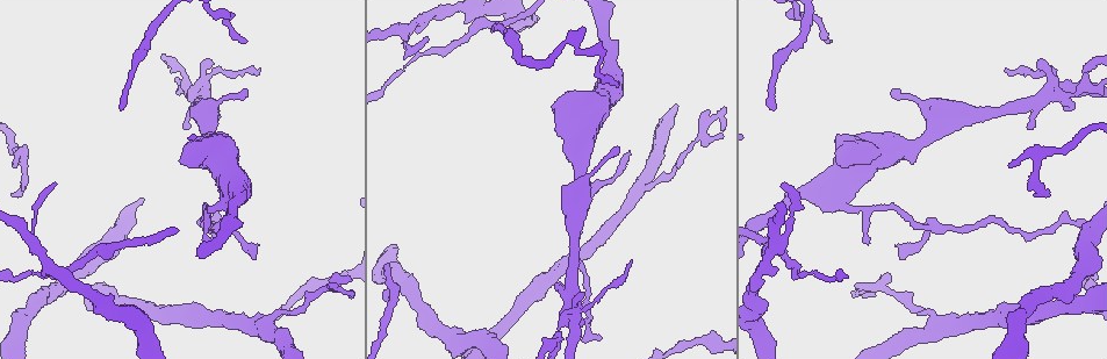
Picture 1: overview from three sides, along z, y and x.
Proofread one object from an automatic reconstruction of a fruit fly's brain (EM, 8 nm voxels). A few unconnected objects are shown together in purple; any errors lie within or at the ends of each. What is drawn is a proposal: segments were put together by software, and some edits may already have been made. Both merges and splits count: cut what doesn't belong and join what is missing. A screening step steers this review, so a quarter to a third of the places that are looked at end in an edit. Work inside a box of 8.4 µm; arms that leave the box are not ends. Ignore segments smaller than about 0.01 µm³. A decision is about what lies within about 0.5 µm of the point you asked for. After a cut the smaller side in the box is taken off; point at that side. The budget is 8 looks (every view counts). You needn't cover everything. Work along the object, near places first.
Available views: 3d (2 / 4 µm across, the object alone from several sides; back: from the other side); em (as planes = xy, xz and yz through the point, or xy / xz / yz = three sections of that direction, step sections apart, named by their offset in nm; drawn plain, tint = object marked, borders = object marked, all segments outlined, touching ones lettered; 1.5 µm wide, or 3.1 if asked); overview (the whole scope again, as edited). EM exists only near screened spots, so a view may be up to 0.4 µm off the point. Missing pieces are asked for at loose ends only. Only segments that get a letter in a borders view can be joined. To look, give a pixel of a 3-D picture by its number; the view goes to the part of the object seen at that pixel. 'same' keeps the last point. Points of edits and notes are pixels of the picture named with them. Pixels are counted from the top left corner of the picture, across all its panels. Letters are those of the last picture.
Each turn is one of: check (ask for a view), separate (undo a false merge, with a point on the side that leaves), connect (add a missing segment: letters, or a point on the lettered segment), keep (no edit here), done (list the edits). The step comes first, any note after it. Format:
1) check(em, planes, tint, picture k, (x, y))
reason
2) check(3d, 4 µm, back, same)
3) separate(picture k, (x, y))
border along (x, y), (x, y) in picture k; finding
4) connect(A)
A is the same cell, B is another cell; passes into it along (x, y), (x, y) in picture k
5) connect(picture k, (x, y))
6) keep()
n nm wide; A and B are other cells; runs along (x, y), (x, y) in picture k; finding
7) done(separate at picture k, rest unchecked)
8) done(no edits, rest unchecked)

check(em, planes, borders, picture 1, (244, 42))

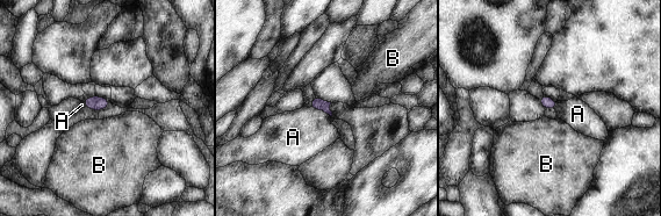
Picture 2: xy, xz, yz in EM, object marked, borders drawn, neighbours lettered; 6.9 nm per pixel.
keep()
90 nm wide; A and B are other cells; border along (309, 107), (321, 109), (330, 116) in picture 2; none of them fits

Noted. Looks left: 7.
check(3d, 4 µm, back, picture 1, (120, 110))
tapers out

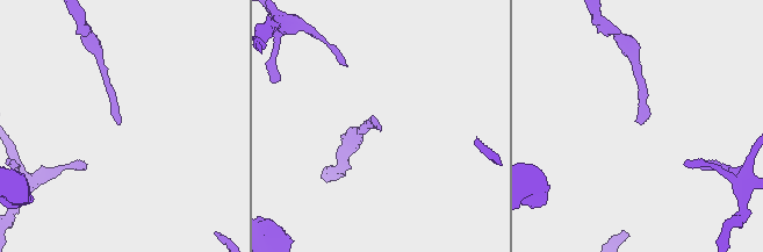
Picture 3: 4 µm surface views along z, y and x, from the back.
check(em, yz, step 4, tint, picture 3, (119, 124))
shape alone is not enough

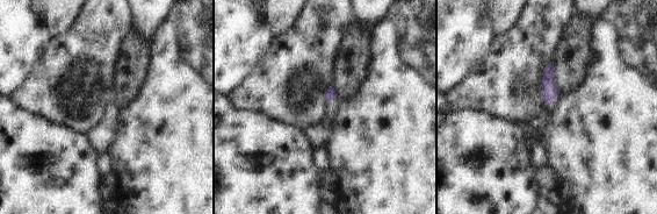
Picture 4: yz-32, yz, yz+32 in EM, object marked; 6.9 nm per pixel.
check(em, xz, step 4, borders, same)
cut it another way

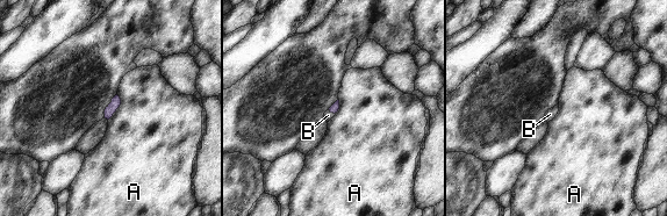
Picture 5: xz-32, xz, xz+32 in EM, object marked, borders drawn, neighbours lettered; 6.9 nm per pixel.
connect(B)
B is the same cell, A is another cell; passes into it along (335, 107), (331, 112), (328, 115) in picture 5; it goes on there

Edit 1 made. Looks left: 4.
check(overview)

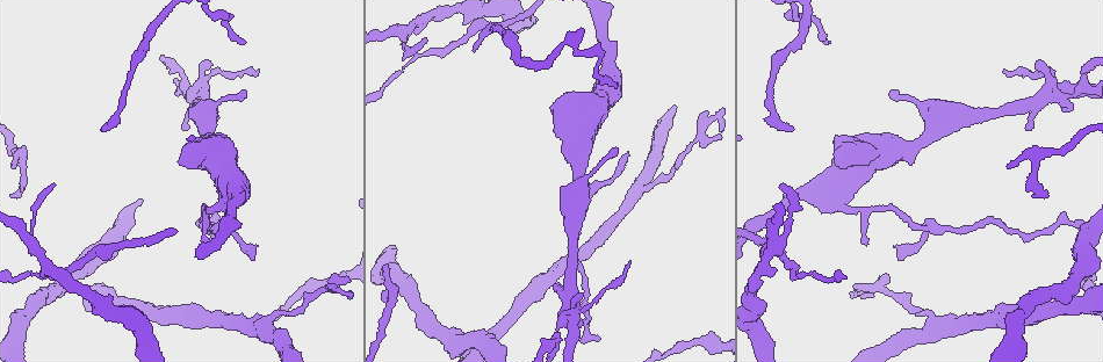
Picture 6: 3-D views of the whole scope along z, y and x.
check(3d, 4 µm, picture 6, (23, 156))
calibre changes

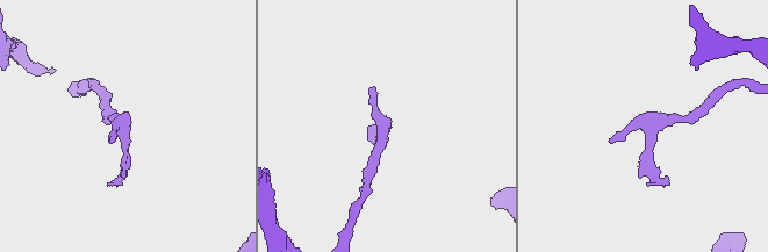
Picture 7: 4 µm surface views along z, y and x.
check(em, xy, step 8, tint, picture 7, (385, 128))
now the EM

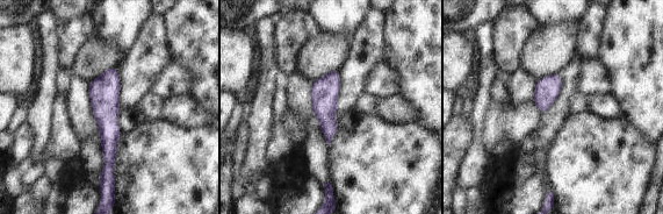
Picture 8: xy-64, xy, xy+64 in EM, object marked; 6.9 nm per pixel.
check(em, yz, step 4, borders, same)

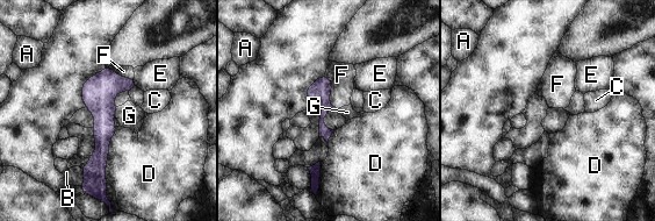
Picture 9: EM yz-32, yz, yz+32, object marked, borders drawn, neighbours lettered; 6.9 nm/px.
keep()
D touches over 460 nm; A, B, C, D, E, F and G are other cells; runs along (107, 70), (102, 88), (102, 180) in picture 9; continuous, no second neuron

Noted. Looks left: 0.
done(connect at picture 5, rest unchecked)

